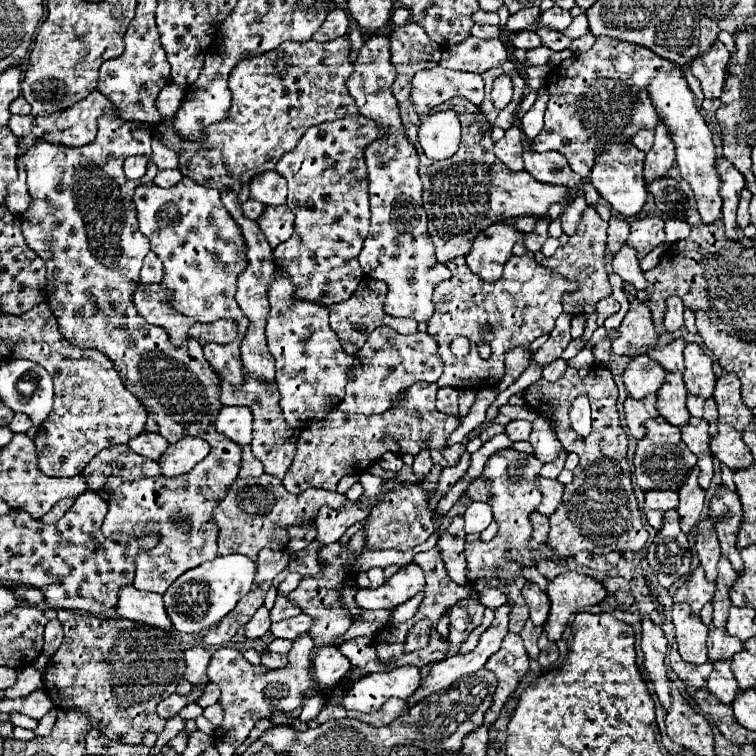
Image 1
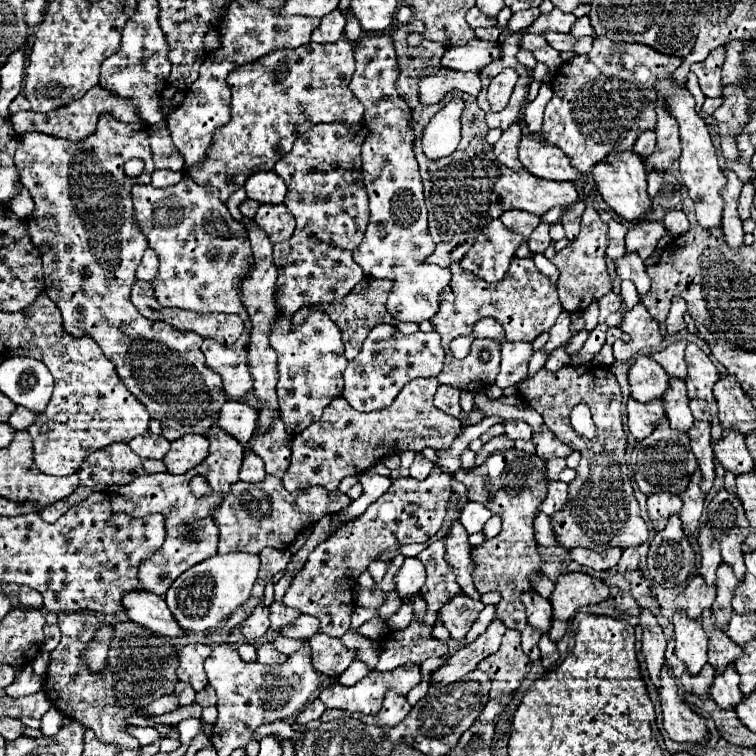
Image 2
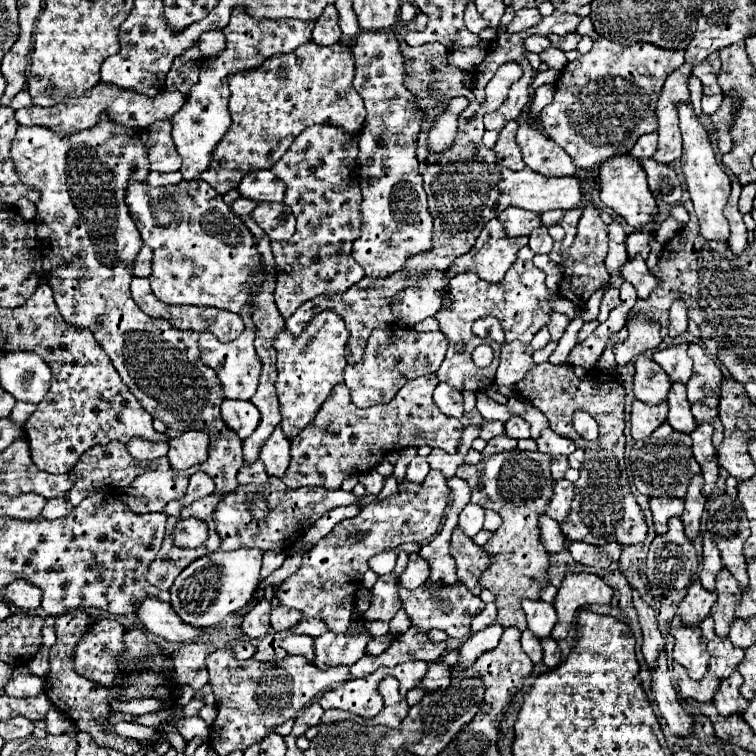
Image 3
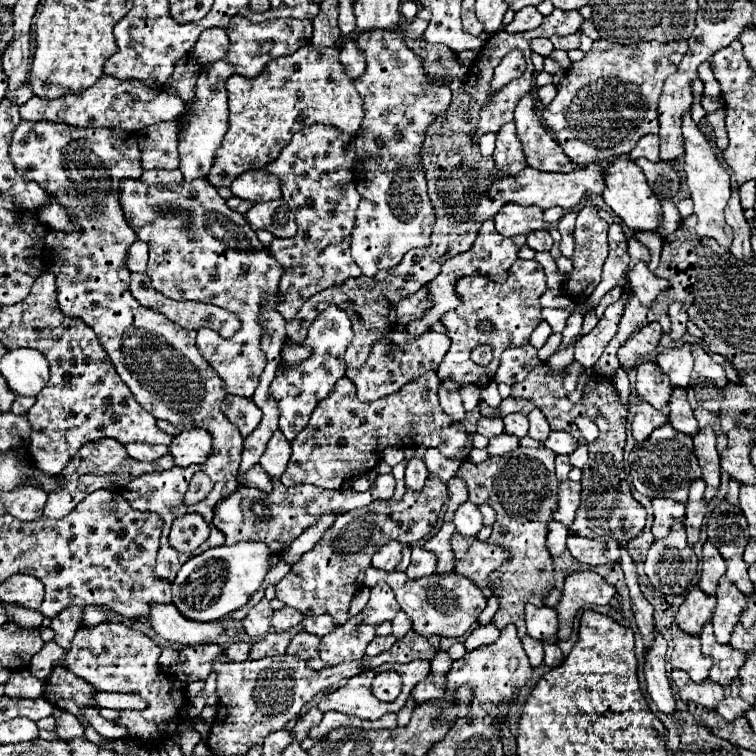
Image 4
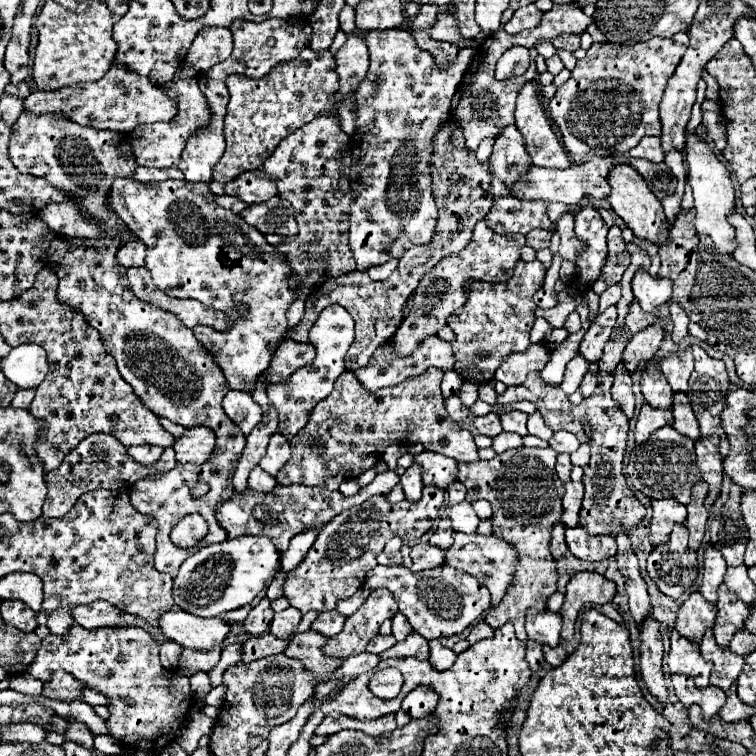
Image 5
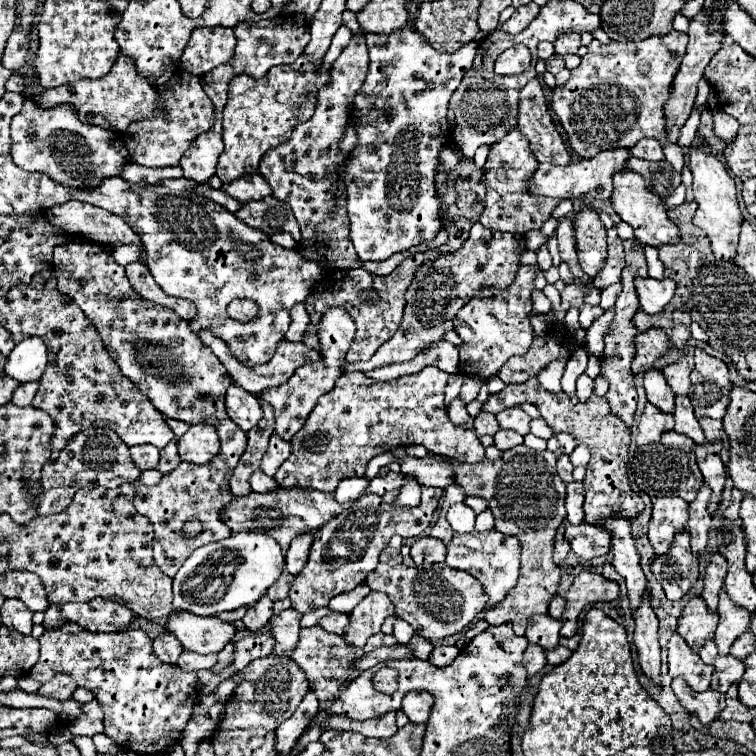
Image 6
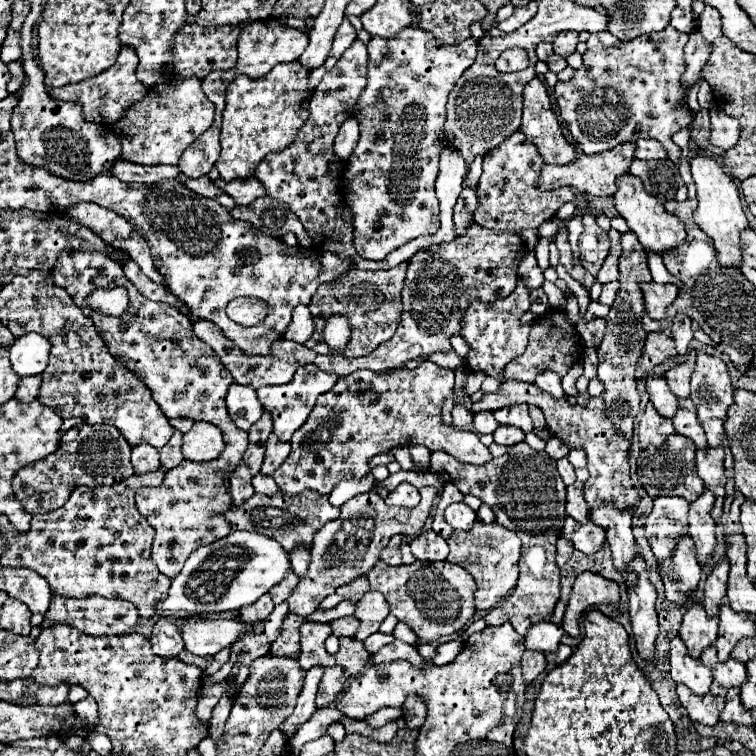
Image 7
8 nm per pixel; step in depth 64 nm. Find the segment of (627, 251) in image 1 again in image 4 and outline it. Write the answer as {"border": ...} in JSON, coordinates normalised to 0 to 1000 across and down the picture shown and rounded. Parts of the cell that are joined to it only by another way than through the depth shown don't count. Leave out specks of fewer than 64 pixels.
{"border":[[[844,347],[833,360],[831,360],[831,373],[836,381],[836,389],[847,397],[849,405],[865,402],[865,397],[884,384],[884,370],[865,365],[852,347]]]}

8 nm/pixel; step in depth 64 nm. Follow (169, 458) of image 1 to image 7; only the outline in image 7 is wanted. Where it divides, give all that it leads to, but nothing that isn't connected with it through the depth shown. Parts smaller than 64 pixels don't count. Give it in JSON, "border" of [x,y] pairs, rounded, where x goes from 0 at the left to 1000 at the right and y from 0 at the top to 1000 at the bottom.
{"border":[[[257,558],[257,563],[243,574],[241,601],[246,608],[275,611],[288,606],[296,595],[296,574],[291,566],[275,558]]]}

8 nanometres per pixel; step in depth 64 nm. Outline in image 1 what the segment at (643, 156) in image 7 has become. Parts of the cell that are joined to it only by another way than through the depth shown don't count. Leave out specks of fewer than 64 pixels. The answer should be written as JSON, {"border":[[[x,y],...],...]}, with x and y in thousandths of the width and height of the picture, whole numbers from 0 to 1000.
{"border":[[[847,172],[839,183],[836,183],[836,190],[849,198],[849,201],[860,201],[862,190],[865,190],[865,172]]]}

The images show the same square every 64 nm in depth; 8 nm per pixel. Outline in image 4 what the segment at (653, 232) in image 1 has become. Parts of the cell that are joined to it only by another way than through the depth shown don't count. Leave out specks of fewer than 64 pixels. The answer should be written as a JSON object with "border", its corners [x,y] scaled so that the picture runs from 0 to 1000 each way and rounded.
{"border":[[[833,315],[831,317],[831,336],[833,336],[833,349],[841,349],[841,347],[860,347],[860,333],[854,325],[849,325],[844,317]]]}

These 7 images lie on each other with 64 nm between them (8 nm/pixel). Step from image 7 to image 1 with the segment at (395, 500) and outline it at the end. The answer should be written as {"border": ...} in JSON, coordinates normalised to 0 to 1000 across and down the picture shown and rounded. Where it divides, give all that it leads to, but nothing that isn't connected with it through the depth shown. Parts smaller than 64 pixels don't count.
{"border":[[[558,595],[558,598],[548,606],[545,622],[548,622],[548,627],[550,627],[550,632],[553,632],[553,635],[561,635],[561,632],[566,630],[566,624],[571,622],[571,608],[569,608],[566,595]]]}

